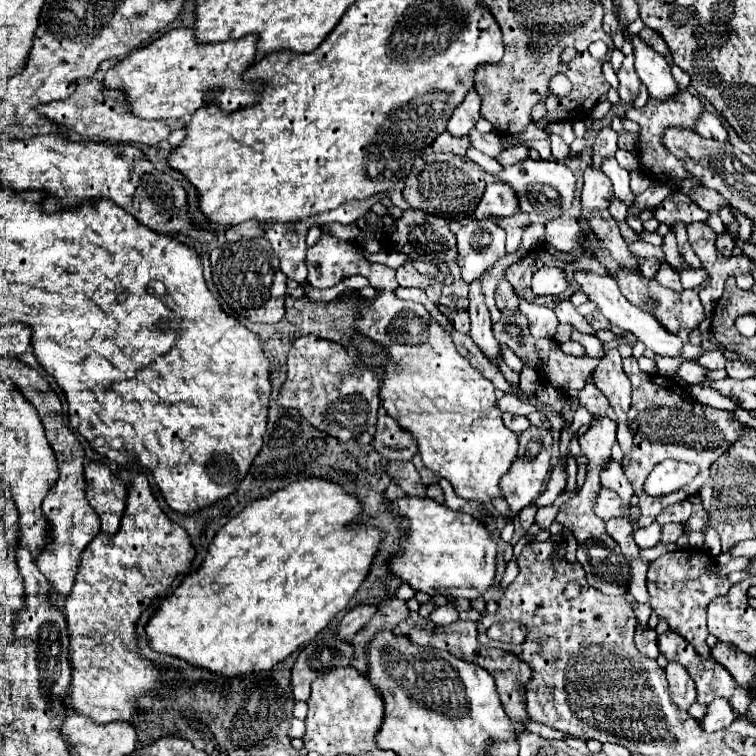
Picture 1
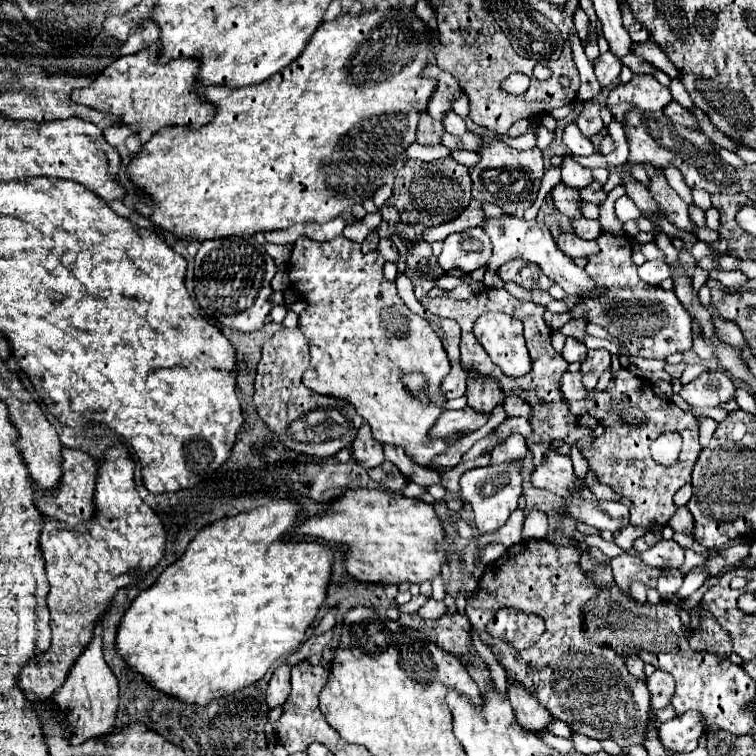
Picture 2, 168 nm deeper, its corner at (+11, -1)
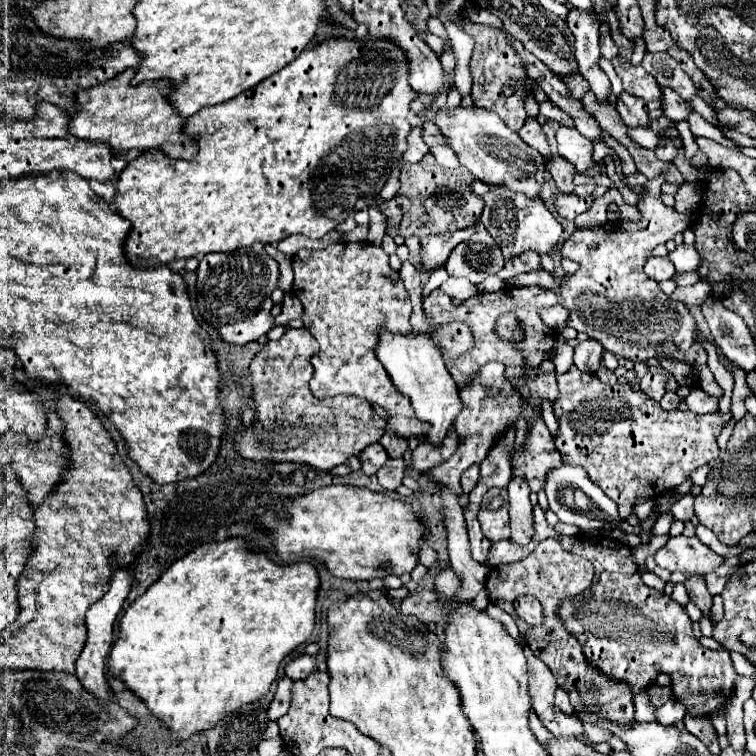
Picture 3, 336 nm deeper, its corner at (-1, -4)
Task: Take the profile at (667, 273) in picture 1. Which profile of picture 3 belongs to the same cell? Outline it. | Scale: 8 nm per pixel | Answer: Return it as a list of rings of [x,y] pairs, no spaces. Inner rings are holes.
[[[660,256],[660,258],[648,258],[644,272],[656,282],[664,282],[664,280],[670,280],[676,270],[666,256]]]

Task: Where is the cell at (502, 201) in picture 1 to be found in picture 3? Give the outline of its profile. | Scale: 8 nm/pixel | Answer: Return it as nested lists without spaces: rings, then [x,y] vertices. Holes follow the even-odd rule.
[[[464,228],[458,232],[446,232],[440,236],[424,236],[420,240],[420,244],[422,244],[420,264],[422,264],[422,268],[426,272],[434,272],[434,270],[442,268],[450,256],[450,252],[454,250],[454,246],[468,240],[472,234],[474,234],[474,228]]]

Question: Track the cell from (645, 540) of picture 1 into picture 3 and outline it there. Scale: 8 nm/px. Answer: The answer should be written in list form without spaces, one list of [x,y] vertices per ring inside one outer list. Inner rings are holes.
[[[562,464],[560,468],[552,468],[546,476],[544,492],[548,496],[548,506],[550,510],[558,516],[560,522],[574,524],[582,530],[602,530],[606,526],[620,524],[622,520],[618,518],[618,508],[616,502],[610,500],[586,474],[582,466],[568,466]]]

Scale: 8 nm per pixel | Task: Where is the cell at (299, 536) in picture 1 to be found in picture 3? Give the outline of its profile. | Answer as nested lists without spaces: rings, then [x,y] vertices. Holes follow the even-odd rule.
[[[230,538],[224,542],[210,542],[204,544],[192,552],[188,552],[186,556],[182,556],[180,560],[176,560],[140,598],[136,598],[128,610],[124,612],[122,620],[120,620],[120,632],[116,638],[116,644],[110,652],[108,658],[108,666],[110,666],[110,676],[112,678],[120,678],[124,682],[124,686],[138,696],[148,710],[162,720],[168,728],[170,728],[170,740],[172,742],[182,742],[188,740],[192,734],[202,732],[202,730],[210,730],[220,720],[218,716],[228,716],[232,712],[236,712],[240,706],[250,704],[260,700],[264,694],[268,694],[272,682],[276,680],[280,662],[292,652],[296,650],[302,642],[306,642],[312,634],[314,628],[314,608],[316,608],[316,592],[318,592],[318,572],[314,568],[312,562],[298,562],[294,566],[280,566],[276,562],[272,562],[270,558],[266,558],[264,554],[252,554],[250,550],[246,550],[246,544],[240,538]]]

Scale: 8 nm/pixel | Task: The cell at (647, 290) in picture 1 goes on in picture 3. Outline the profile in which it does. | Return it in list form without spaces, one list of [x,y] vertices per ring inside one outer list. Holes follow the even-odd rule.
[[[654,176],[638,194],[638,222],[606,222],[596,228],[580,228],[560,246],[560,254],[580,264],[578,272],[560,282],[560,304],[568,308],[568,326],[602,342],[602,346],[626,360],[644,362],[648,358],[676,358],[686,364],[706,364],[708,354],[694,342],[698,334],[690,310],[672,302],[658,284],[644,274],[644,262],[656,244],[666,244],[674,234],[690,226],[688,216],[664,206],[660,186],[664,176]]]

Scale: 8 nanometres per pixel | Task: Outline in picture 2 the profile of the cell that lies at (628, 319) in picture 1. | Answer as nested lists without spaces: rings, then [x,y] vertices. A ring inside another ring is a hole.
[[[524,217],[486,219],[484,231],[488,233],[488,237],[490,237],[490,241],[492,241],[492,249],[494,249],[492,259],[486,264],[487,268],[484,279],[486,279],[488,275],[492,275],[492,273],[495,275],[496,270],[502,263],[520,257],[520,259],[524,259],[524,261],[532,261],[532,263],[536,261],[536,263],[540,265],[540,269],[542,269],[554,283],[558,283],[568,295],[572,295],[572,297],[580,297],[580,299],[584,299],[584,297],[596,297],[596,299],[600,299],[600,297],[604,295],[604,289],[602,289],[600,285],[596,285],[596,281],[592,281],[592,277],[588,277],[588,273],[586,273],[584,269],[580,269],[570,257],[566,257],[566,255],[558,249],[558,245],[556,245],[556,241],[554,241],[554,237],[552,237],[552,233],[550,233],[550,229],[548,229],[546,223],[526,221]]]

